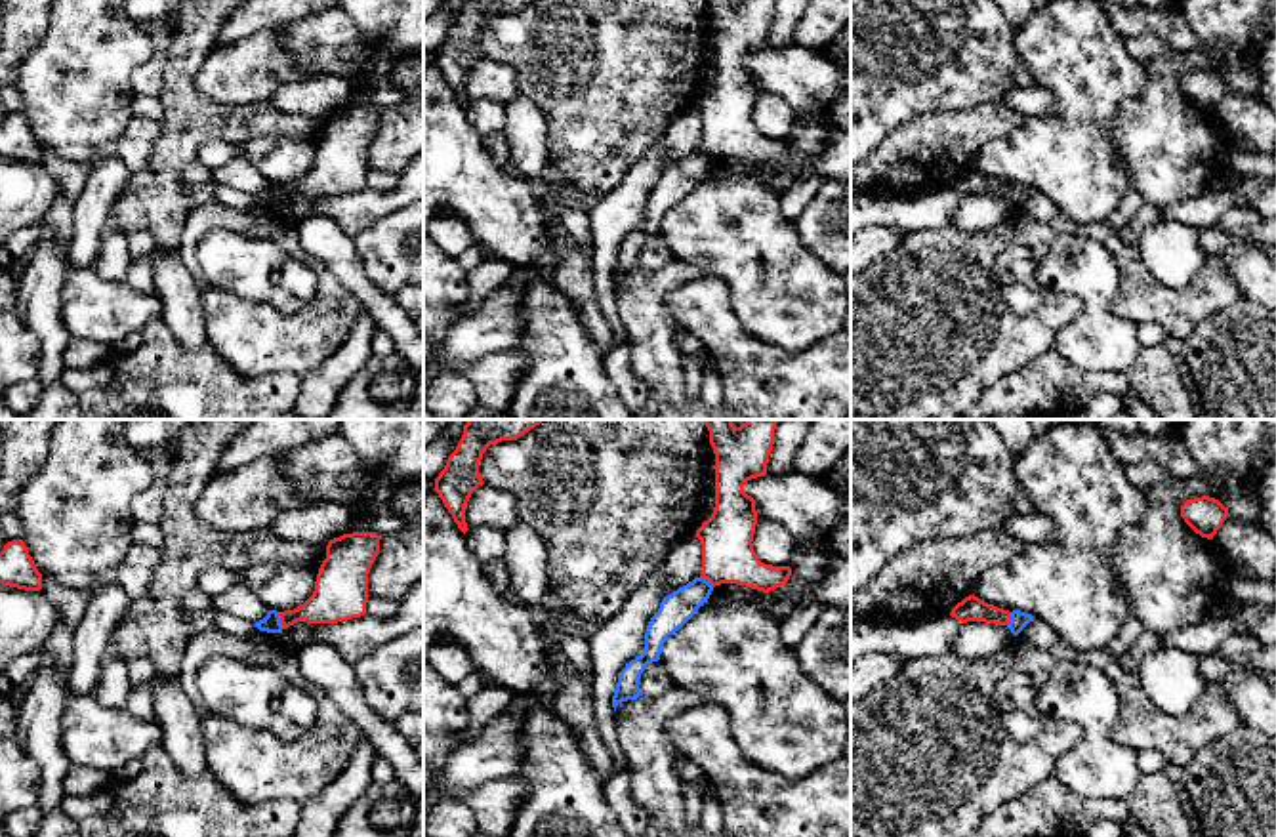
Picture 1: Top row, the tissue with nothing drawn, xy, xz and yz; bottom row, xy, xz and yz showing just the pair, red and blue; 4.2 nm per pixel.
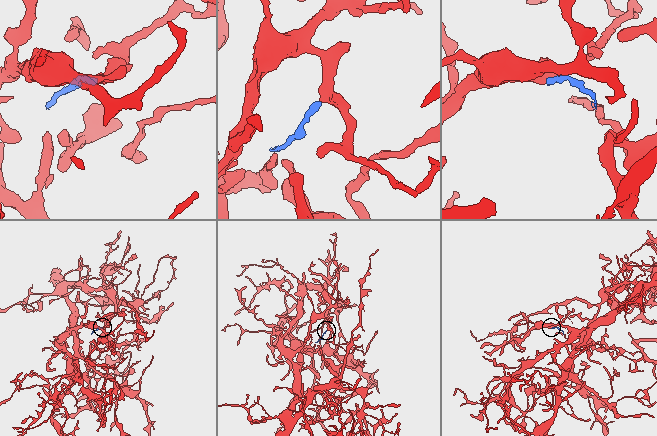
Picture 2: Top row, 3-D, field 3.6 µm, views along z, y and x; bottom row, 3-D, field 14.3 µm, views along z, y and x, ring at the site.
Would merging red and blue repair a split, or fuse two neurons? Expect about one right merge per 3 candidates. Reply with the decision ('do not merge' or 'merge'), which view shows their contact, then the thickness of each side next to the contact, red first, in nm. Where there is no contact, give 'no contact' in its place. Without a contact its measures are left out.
do not merge; meets red in xy; 190 nm thick on the red side, 80 nm on the other

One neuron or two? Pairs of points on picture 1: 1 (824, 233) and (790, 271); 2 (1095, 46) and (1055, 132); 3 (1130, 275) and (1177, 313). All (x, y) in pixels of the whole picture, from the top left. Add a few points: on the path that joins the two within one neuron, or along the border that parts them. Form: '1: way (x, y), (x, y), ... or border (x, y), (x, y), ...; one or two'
1: border (792, 222), (800, 241), (830, 271); two
2: way (1090, 67), (1088, 98), (1076, 111); one
3: way (1141, 286), (1166, 307); one

